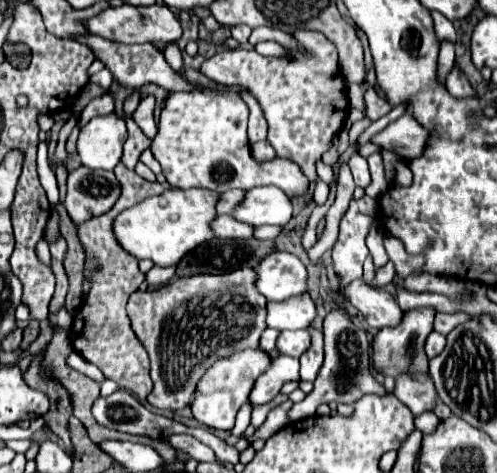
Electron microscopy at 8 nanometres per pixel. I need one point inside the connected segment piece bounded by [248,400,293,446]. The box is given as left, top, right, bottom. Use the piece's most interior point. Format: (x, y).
(277, 419)

